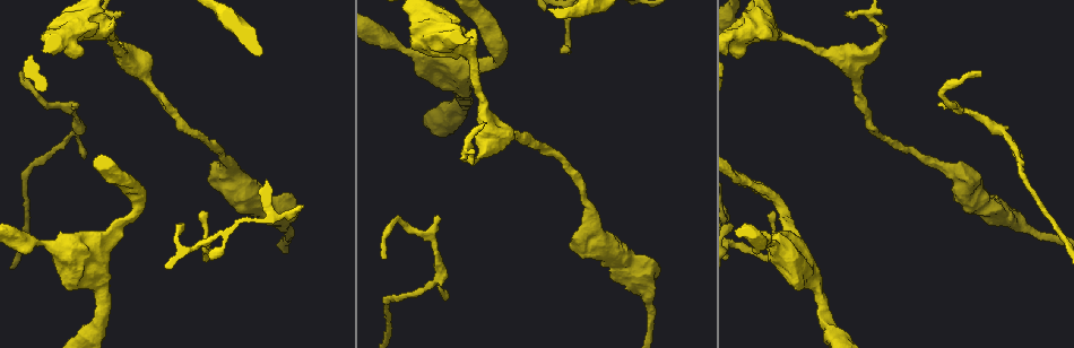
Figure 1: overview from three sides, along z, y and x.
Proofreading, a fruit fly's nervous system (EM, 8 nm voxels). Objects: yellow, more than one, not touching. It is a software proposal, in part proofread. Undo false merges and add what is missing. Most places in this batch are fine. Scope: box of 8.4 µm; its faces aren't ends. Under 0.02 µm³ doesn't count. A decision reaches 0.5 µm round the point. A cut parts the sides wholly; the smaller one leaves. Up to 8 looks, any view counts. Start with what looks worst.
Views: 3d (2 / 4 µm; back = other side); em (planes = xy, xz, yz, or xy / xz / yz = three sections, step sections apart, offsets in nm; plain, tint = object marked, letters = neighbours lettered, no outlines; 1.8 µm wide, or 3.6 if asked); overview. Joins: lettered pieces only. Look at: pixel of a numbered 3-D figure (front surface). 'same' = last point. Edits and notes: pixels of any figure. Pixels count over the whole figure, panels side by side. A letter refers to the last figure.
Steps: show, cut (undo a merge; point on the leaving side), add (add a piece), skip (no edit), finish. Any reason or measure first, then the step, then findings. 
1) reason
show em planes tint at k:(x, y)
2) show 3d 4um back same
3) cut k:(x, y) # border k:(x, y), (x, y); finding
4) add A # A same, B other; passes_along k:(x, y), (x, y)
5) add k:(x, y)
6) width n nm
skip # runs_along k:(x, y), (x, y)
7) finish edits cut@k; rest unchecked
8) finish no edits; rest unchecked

branch stops here
show em 3.6um yz step 4 letters at 1:(20, 70)

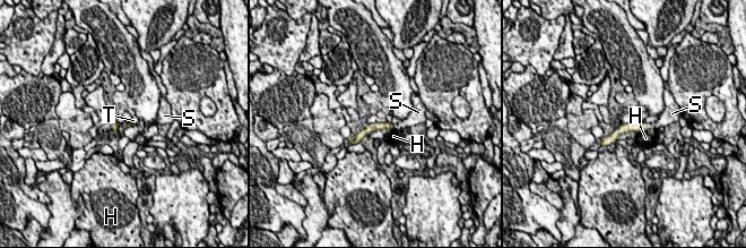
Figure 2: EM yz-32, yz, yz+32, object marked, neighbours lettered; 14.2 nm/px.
add 2:(648, 126) # H other, S same, T other; it goes on there

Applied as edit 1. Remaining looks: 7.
thick turns thin
show em 3.6um planes letters at 1:(97, 30)

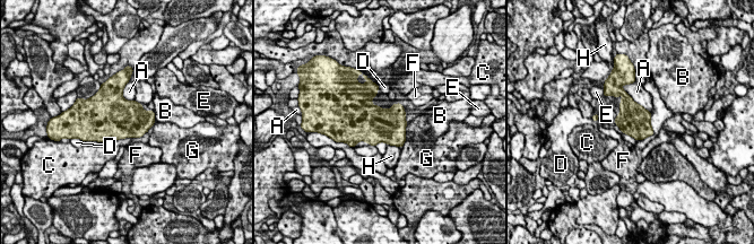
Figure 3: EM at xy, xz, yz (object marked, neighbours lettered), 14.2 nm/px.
longest_contact A 550 nm
skip # A other, B other, C other, D other, E other, F other, G other, H other; border 3:(92, 140), (101, 142); all the same cell

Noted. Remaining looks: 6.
finish edits add@2; rest unchecked

